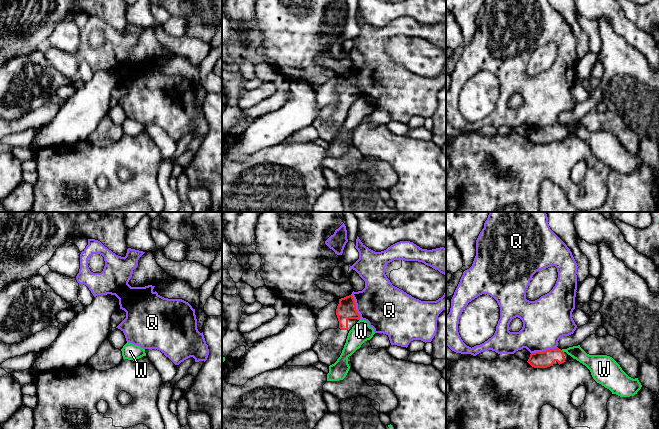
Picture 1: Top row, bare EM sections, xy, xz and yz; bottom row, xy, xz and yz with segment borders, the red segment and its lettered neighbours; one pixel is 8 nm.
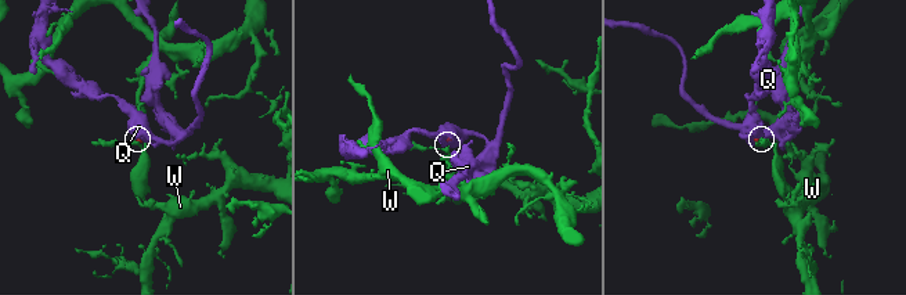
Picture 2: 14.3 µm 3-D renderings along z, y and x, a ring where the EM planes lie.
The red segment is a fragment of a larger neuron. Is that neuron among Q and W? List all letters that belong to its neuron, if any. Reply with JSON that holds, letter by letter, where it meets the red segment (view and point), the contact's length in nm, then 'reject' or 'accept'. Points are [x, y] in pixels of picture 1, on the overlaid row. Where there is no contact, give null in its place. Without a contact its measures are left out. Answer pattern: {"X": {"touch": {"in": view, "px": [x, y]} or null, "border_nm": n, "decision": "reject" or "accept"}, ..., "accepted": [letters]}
{"Q": {"touch": {"in": "yz", "px": [544, 351]}, "border_nm": 220, "decision": "reject"}, "W": {"touch": {"in": "yz", "px": [562, 351]}, "border_nm": 30, "decision": "reject"}, "accepted": []}

